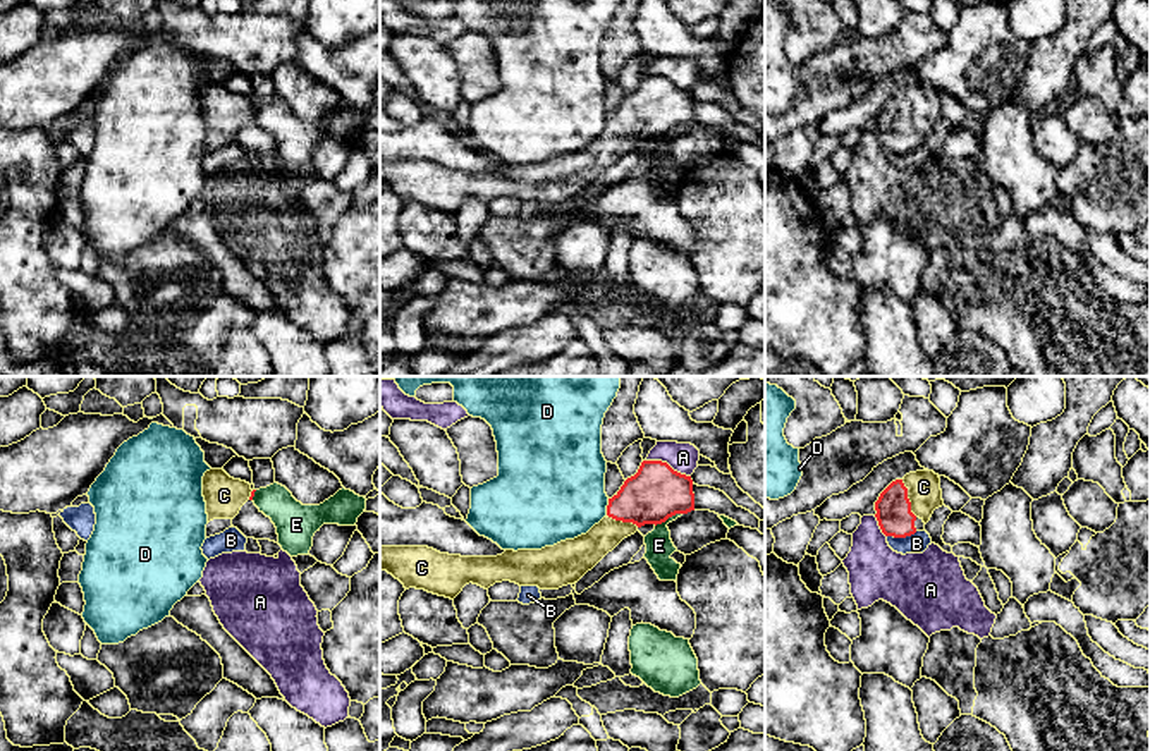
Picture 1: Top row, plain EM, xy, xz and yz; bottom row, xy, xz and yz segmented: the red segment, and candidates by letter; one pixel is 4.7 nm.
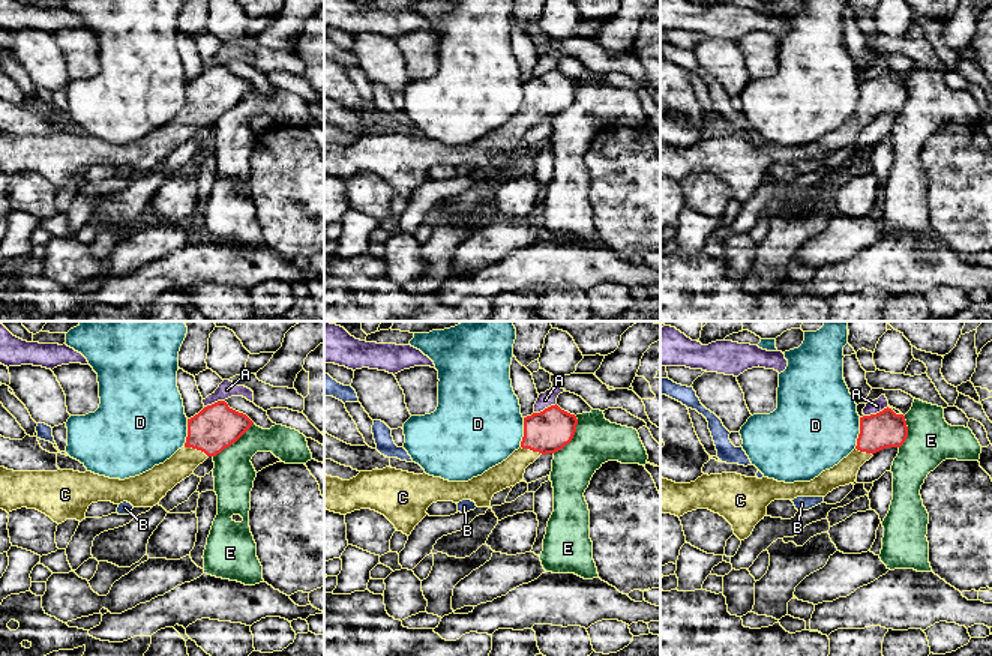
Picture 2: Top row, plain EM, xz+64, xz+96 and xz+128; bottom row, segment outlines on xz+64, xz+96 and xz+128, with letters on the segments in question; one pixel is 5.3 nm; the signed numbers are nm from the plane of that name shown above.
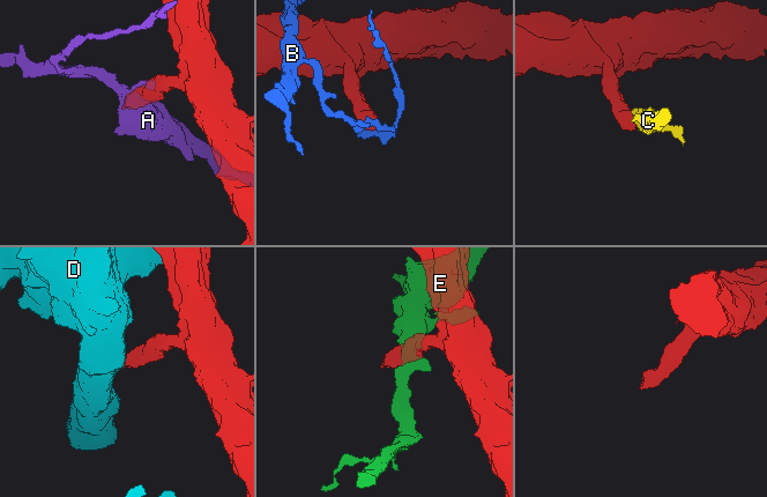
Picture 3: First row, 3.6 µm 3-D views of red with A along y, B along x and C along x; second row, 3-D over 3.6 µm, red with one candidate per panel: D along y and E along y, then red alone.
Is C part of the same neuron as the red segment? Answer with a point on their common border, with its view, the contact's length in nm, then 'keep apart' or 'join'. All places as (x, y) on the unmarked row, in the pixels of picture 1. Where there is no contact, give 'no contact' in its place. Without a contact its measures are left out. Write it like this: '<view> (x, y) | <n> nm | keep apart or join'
yz (908, 114) | 190 nm | join

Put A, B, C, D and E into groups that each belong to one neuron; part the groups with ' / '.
A / B / C / D / E

